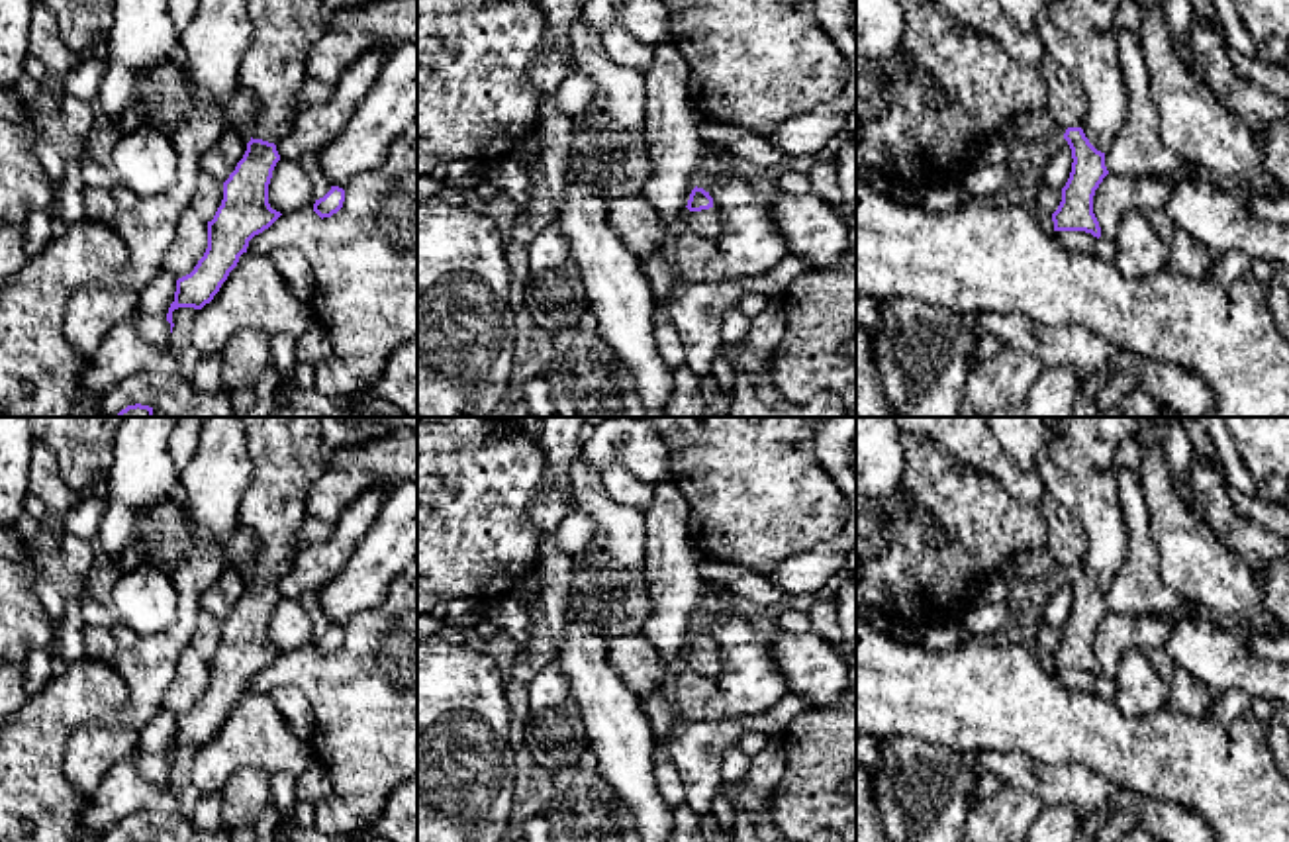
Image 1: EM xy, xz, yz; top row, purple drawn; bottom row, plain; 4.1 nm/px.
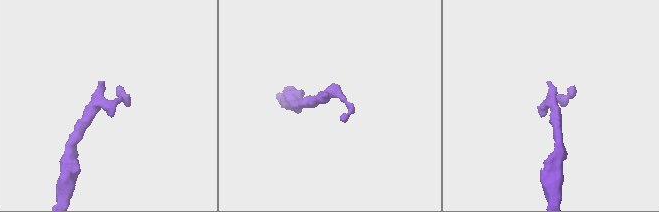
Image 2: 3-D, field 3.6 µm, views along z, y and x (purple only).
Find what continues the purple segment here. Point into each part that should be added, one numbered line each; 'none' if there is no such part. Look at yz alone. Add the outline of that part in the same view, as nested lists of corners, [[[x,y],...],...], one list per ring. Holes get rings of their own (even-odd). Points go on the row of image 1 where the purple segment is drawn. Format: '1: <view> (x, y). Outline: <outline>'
1: yz (1082, 36). Outline: [[[1044,0],[1034,25],[1046,57],[1064,65],[1081,86],[1087,100],[1081,129],[1101,153],[1111,147],[1128,112],[1115,23],[1122,2],[1126,0]]]

